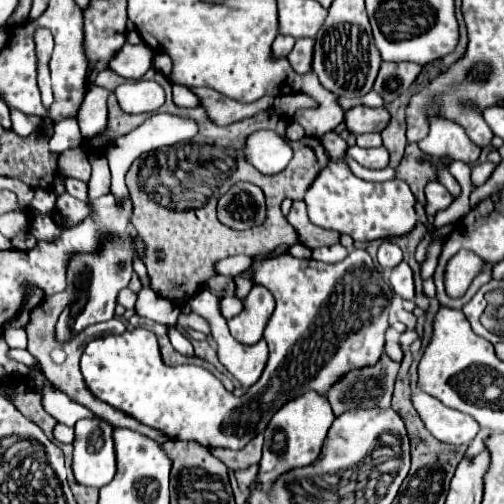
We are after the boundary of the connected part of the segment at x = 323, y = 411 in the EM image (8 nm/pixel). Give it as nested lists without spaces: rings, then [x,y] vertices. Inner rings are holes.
[[[308,391],[292,401],[288,401],[268,423],[266,427],[266,441],[264,441],[264,451],[262,451],[262,461],[260,461],[260,471],[254,477],[256,485],[272,485],[282,473],[292,471],[294,467],[306,467],[314,463],[320,455],[322,443],[326,439],[326,433],[334,421],[332,407],[326,397],[318,395],[316,391]],[[278,441],[284,441],[286,447],[284,451],[274,451],[274,445]]]

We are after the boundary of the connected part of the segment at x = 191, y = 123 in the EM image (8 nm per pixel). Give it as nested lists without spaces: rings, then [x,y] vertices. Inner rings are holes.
[[[160,113],[160,115],[148,117],[140,127],[132,129],[124,137],[118,137],[118,139],[107,146],[105,152],[112,175],[110,192],[114,193],[116,197],[122,197],[122,199],[126,197],[128,189],[126,189],[126,183],[124,183],[124,175],[130,169],[130,165],[134,163],[134,159],[138,159],[142,153],[190,141],[196,133],[198,133],[198,123],[194,119],[190,119],[190,117],[178,117],[178,115],[170,115],[170,113]]]

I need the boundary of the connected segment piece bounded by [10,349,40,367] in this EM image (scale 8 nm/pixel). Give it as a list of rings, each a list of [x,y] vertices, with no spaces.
[[[10,349],[10,357],[12,359],[18,359],[20,363],[24,363],[24,365],[28,365],[28,367],[40,367],[40,363],[26,351],[26,349]]]

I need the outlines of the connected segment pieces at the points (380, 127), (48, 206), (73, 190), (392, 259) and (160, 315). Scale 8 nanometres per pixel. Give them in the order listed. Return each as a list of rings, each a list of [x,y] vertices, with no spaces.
[[[358,105],[354,109],[350,109],[346,113],[346,125],[348,131],[354,135],[362,135],[362,133],[380,133],[386,129],[386,123],[390,121],[390,113],[386,111],[386,107],[366,107],[366,105]]]
[[[36,189],[34,201],[30,203],[30,211],[34,215],[50,215],[56,209],[56,195],[54,191],[46,191],[46,189]]]
[[[66,179],[66,191],[72,195],[72,197],[76,197],[76,199],[80,199],[80,201],[86,201],[86,203],[92,203],[90,201],[90,197],[88,197],[88,185],[84,183],[84,181],[80,181],[80,179]]]
[[[388,239],[382,241],[382,245],[378,247],[378,261],[386,257],[386,267],[394,267],[402,261],[402,251],[396,243],[390,243]]]
[[[142,289],[138,293],[138,303],[136,303],[136,313],[148,319],[154,319],[162,325],[176,325],[180,309],[178,305],[170,303],[168,299],[162,299],[158,295],[154,295],[152,289]]]

